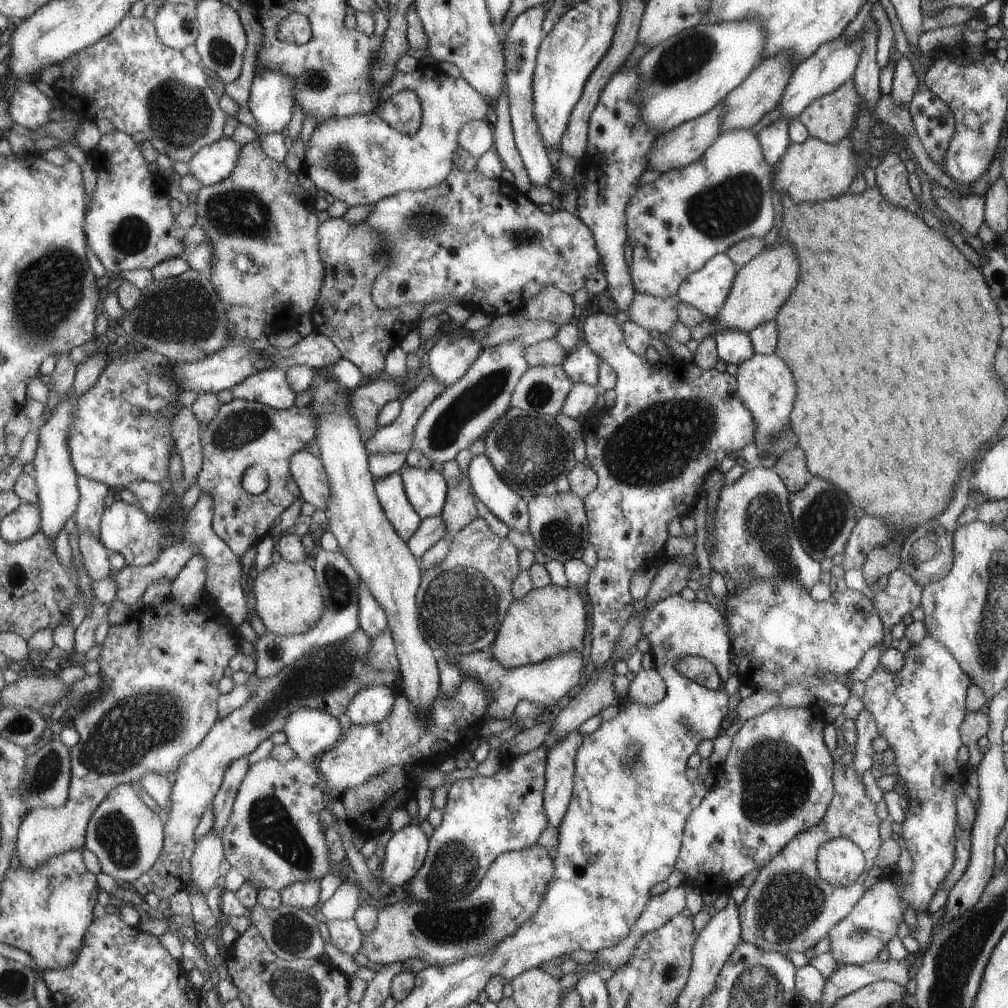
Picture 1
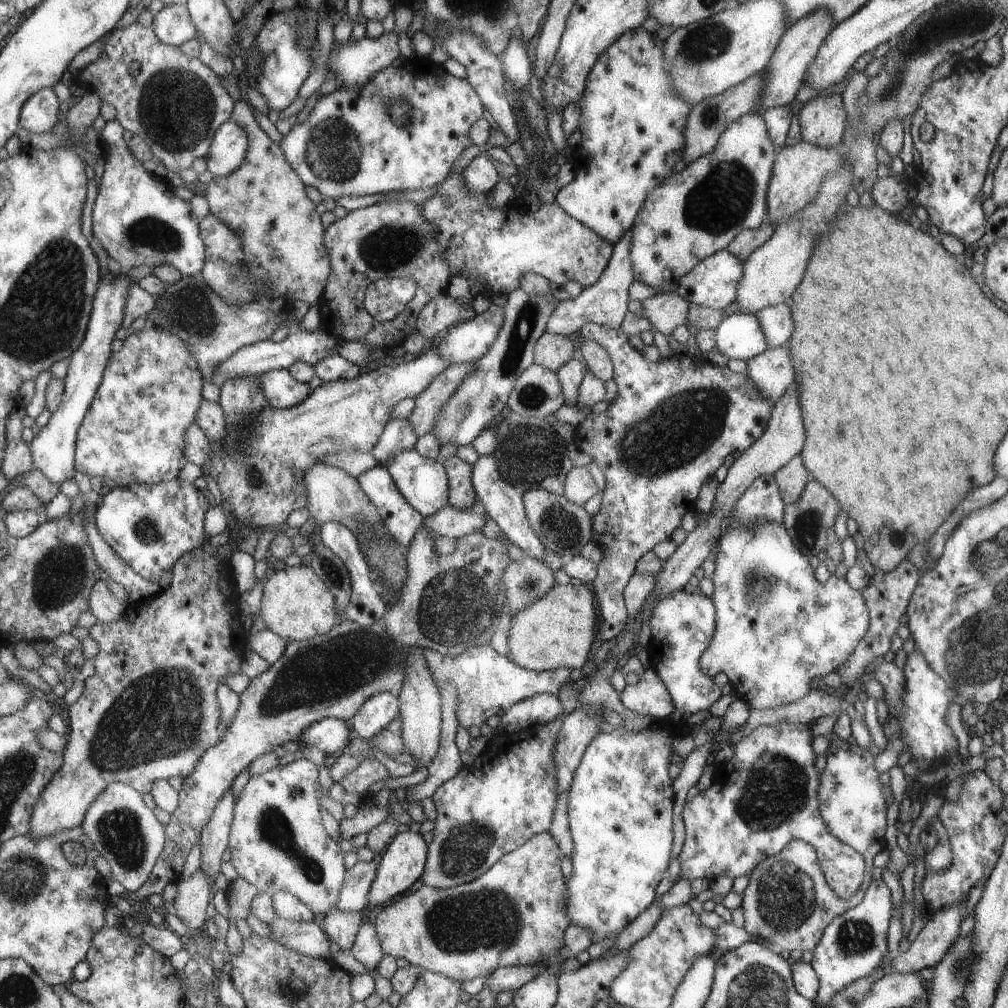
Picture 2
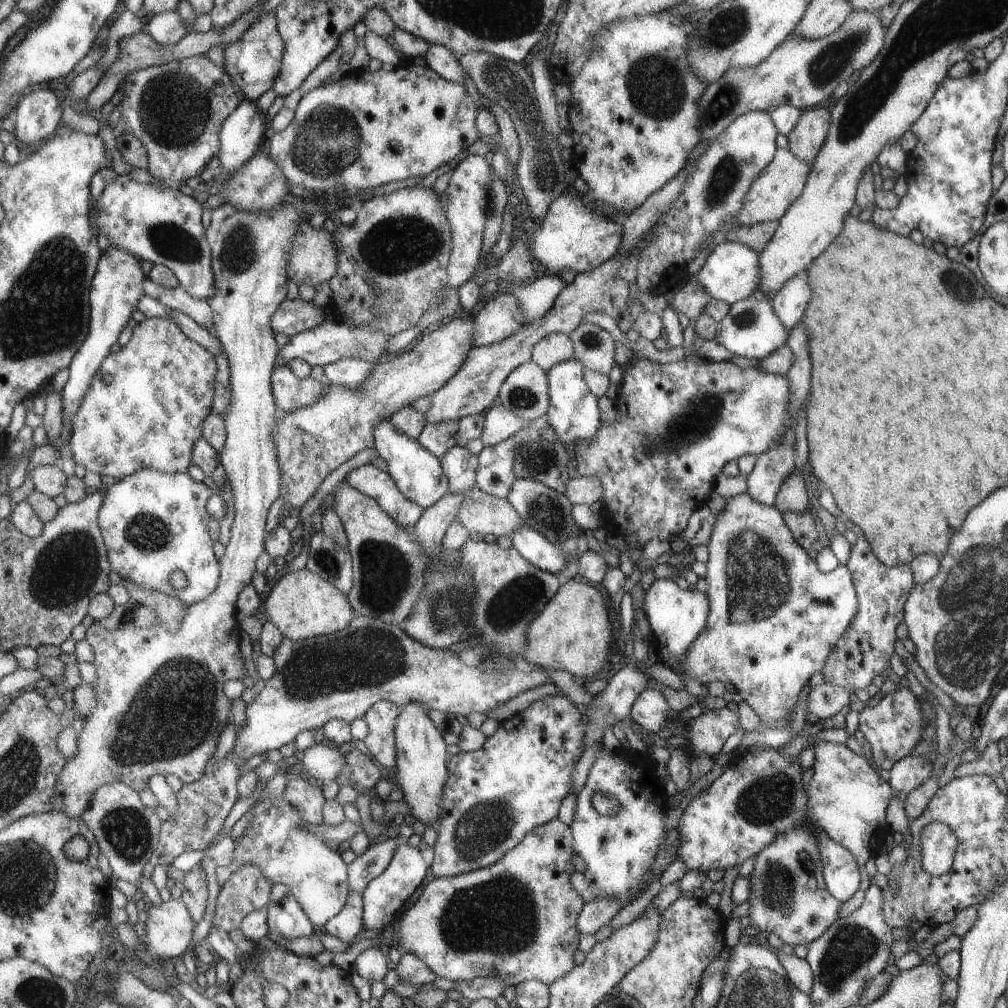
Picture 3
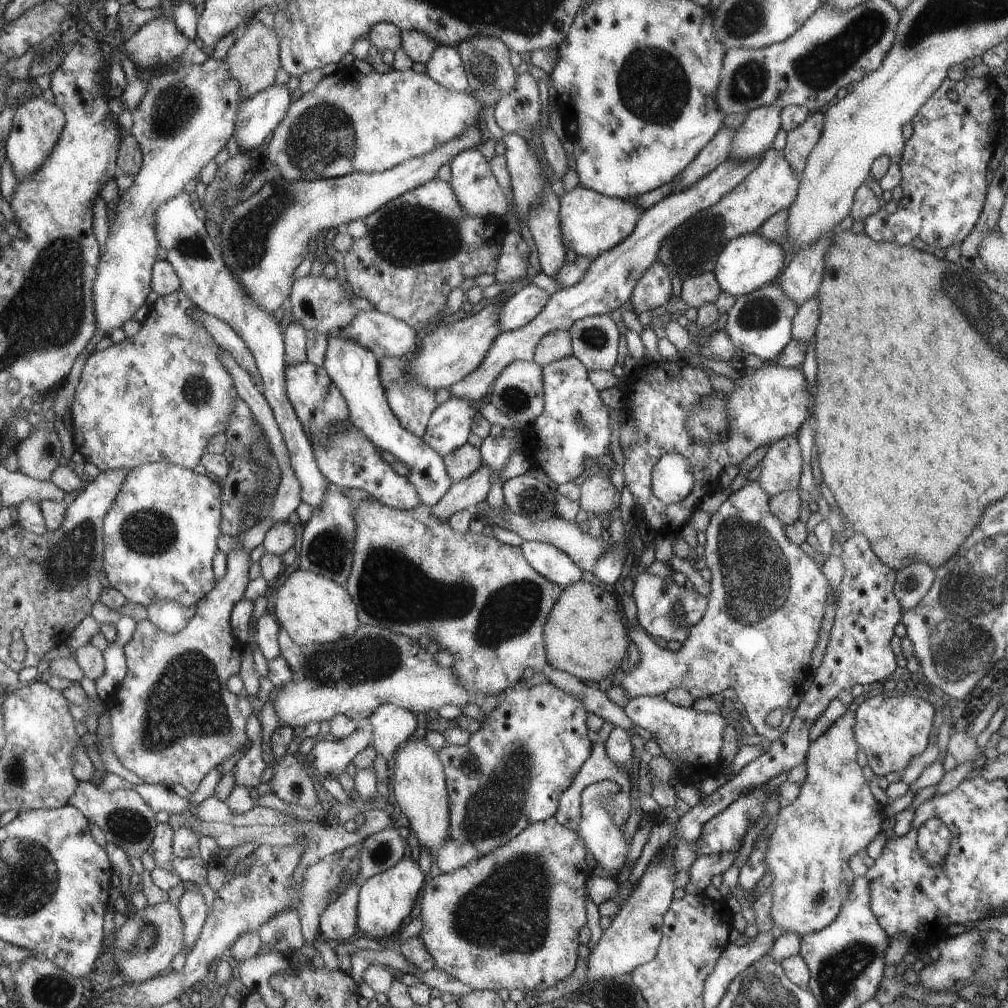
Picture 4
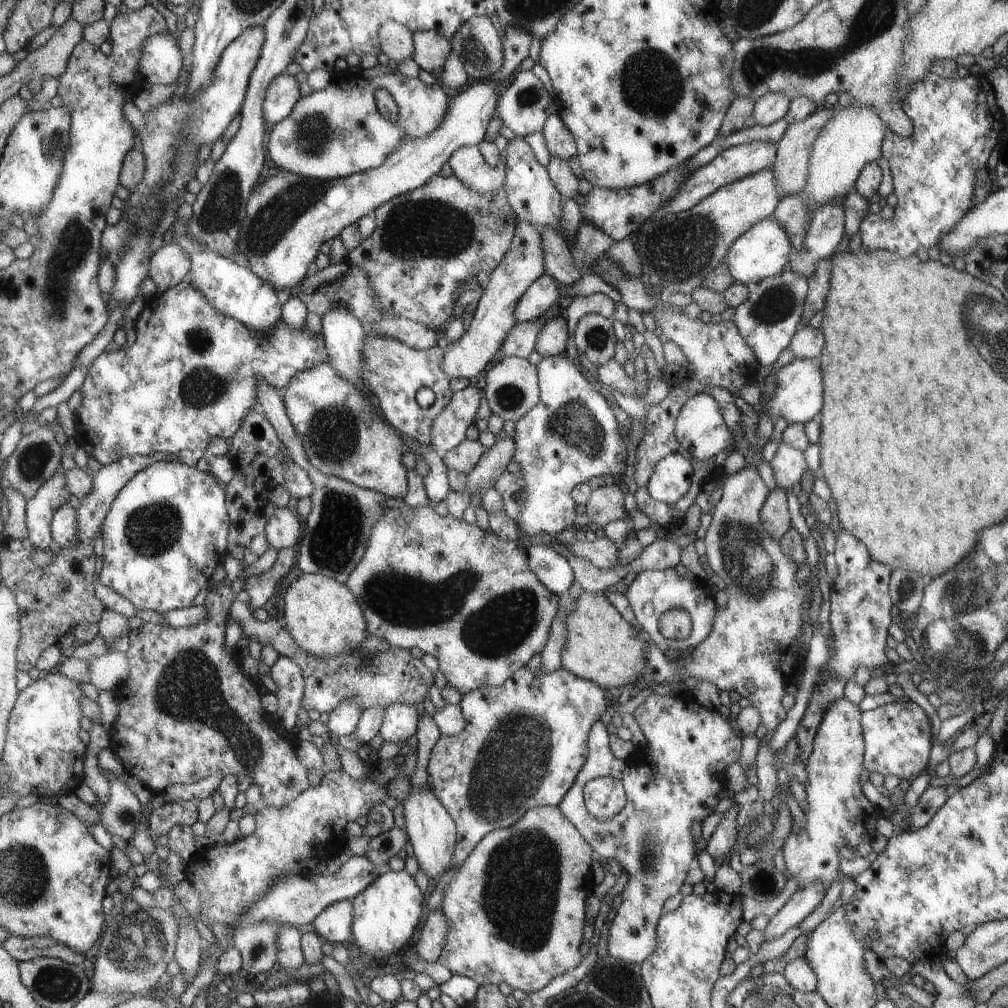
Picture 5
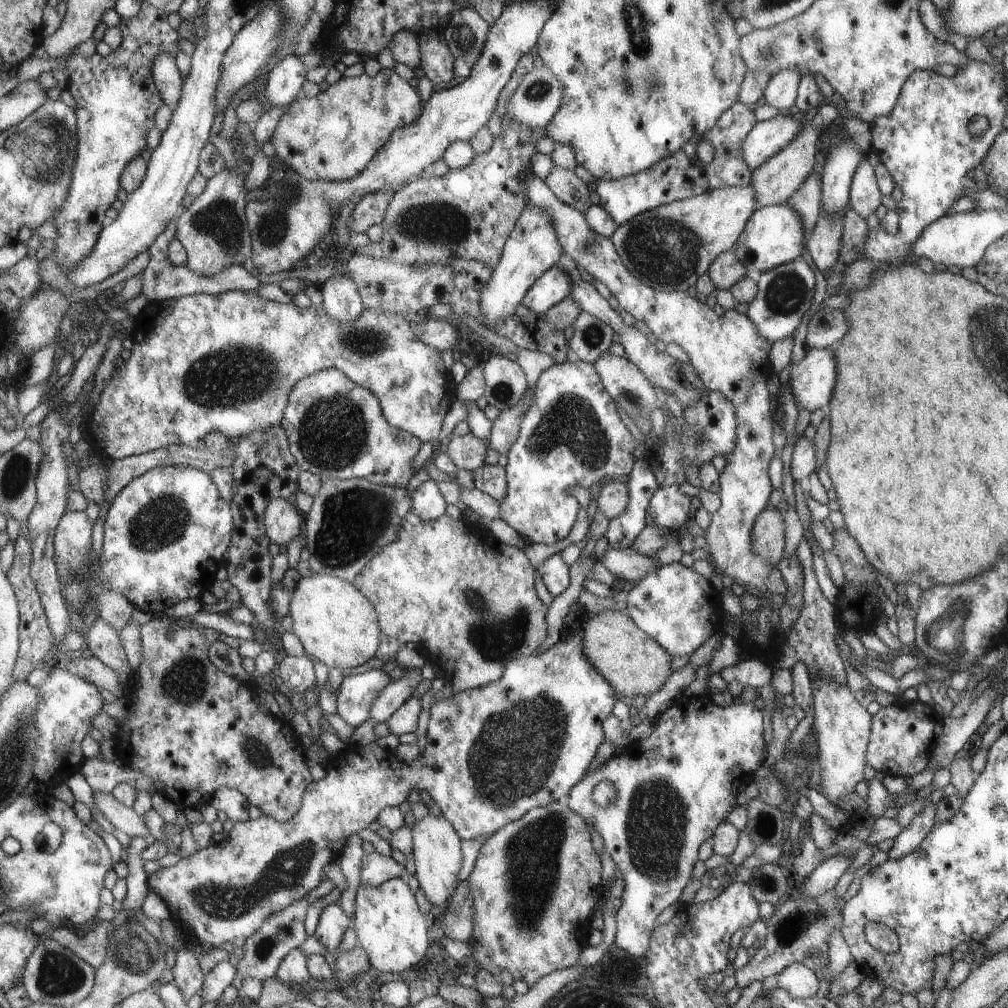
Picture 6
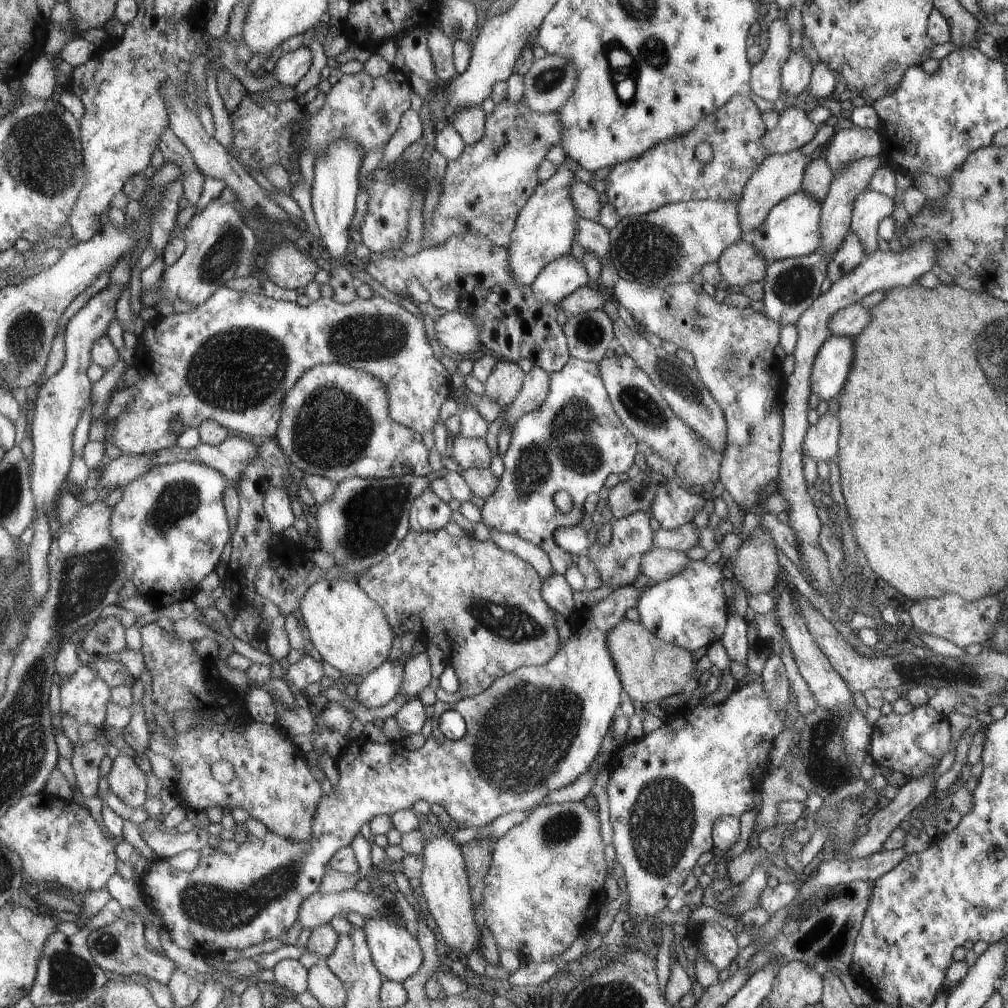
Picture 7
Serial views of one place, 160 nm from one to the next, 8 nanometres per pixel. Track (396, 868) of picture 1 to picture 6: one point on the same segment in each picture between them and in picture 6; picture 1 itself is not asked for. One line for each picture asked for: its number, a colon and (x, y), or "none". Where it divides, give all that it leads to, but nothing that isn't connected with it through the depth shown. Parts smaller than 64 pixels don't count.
2: (404, 862)
3: (386, 895)
4: (386, 899)
5: (388, 914)
6: (388, 923)

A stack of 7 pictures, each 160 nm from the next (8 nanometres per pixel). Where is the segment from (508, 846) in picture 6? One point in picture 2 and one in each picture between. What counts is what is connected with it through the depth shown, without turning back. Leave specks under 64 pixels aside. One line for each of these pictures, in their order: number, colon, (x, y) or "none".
2: (514, 915)
3: (515, 920)
4: (509, 919)
5: (515, 908)

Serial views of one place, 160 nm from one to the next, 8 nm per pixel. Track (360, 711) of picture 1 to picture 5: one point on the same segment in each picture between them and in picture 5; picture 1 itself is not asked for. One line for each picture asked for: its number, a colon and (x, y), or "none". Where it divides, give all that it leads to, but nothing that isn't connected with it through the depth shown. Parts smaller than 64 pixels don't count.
2: (378, 712)
3: (382, 718)
4: (394, 725)
5: (400, 723)

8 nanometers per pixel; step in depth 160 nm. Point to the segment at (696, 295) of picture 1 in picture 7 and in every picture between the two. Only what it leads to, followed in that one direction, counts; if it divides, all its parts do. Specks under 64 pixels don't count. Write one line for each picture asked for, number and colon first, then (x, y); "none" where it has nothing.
2: (713, 282)
3: (731, 272)
4: (749, 261)
5: (763, 250)
6: (773, 235)
7: (792, 228)

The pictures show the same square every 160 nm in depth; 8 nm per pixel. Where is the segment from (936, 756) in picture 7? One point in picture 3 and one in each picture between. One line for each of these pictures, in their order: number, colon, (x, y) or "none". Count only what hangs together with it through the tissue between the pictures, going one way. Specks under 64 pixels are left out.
3: (892, 723)
4: (892, 729)
5: (896, 735)
6: (904, 735)

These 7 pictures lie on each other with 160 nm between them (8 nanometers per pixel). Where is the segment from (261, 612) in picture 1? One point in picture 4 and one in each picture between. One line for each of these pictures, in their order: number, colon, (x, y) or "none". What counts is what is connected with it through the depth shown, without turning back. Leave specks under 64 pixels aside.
2: (297, 604)
3: (303, 604)
4: (314, 609)

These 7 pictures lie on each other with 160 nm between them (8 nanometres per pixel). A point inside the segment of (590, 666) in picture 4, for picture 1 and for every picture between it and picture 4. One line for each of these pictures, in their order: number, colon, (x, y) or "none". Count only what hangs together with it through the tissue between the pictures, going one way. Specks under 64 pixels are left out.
1: (546, 622)
2: (556, 630)
3: (571, 633)

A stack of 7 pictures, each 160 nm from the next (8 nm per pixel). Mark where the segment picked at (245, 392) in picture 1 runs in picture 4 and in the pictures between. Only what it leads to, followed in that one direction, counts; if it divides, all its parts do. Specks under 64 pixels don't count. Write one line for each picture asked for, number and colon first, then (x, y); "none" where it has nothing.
2: (282, 391)
3: (292, 392)
4: (348, 459)

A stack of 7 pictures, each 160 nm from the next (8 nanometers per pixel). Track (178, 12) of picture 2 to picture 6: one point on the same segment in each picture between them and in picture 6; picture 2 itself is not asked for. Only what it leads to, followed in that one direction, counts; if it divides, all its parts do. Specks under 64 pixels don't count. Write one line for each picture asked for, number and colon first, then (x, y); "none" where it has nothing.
3: (168, 29)
4: (161, 40)
5: (161, 62)
6: (169, 81)

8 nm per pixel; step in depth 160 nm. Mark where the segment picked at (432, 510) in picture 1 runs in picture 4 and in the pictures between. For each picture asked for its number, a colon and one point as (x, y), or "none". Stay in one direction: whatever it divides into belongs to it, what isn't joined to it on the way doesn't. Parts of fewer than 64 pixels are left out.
2: (424, 483)
3: (420, 474)
4: (355, 368)

